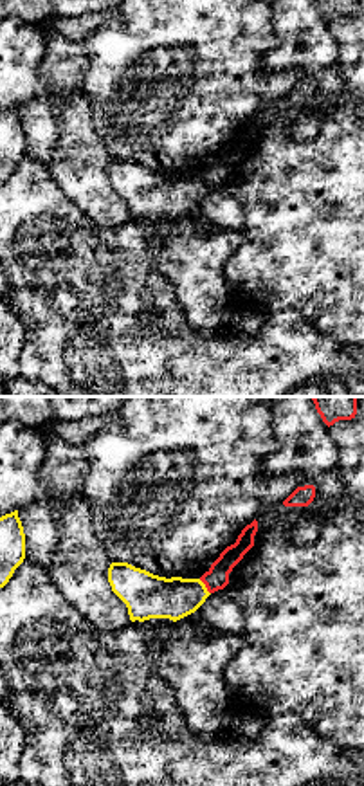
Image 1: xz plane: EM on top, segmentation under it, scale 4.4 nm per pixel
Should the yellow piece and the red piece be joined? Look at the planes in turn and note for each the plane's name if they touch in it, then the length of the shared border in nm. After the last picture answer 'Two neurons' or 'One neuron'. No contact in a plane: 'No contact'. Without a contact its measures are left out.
Touches yellow in xz. Shared border 90 nm

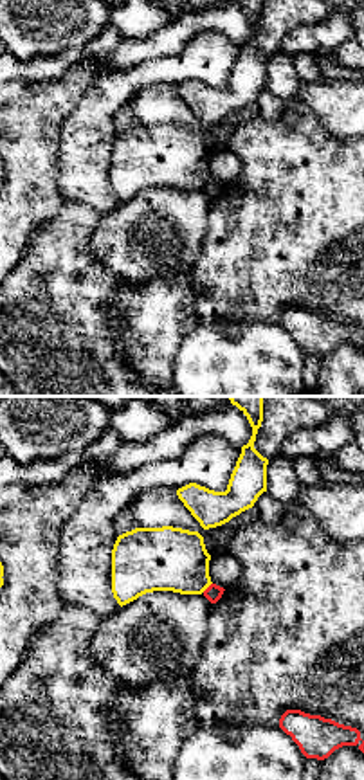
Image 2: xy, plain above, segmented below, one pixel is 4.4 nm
Touches yellow in xy. Shared border 60 nm

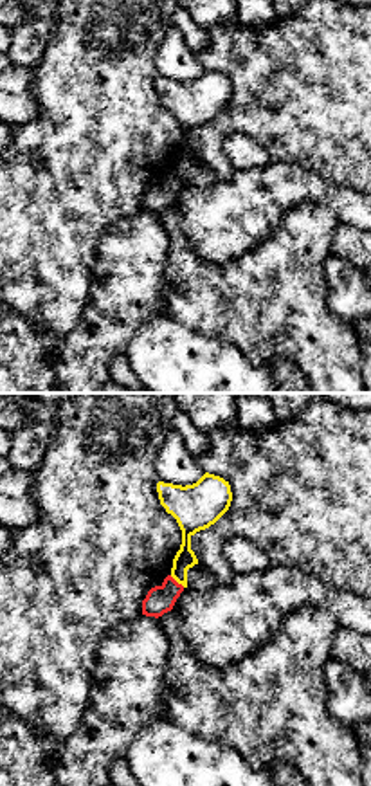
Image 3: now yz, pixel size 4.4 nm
Touches yellow in yz. Shared border 90 nm

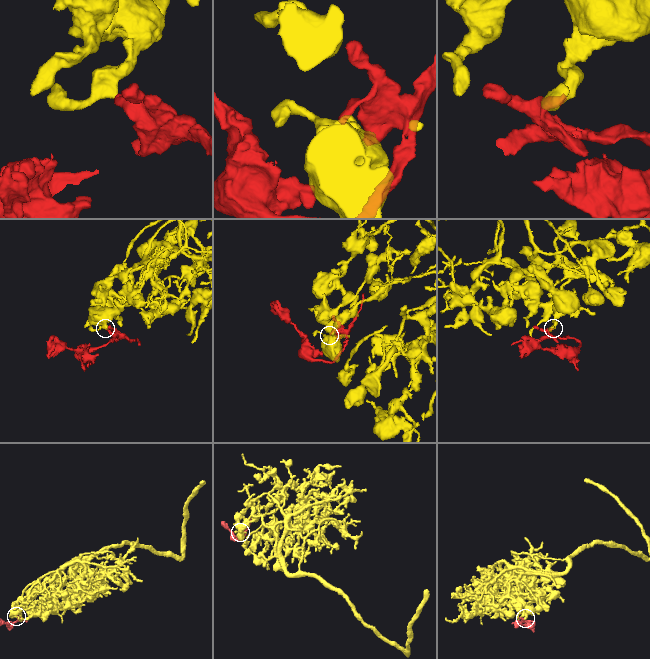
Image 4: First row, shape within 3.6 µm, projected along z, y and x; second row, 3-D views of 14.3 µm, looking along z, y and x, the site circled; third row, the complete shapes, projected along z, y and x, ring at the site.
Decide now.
Two neurons

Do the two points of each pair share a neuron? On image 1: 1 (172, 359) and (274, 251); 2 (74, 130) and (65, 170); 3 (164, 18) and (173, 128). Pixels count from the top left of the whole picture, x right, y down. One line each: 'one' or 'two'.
1: two
2: one
3: one

